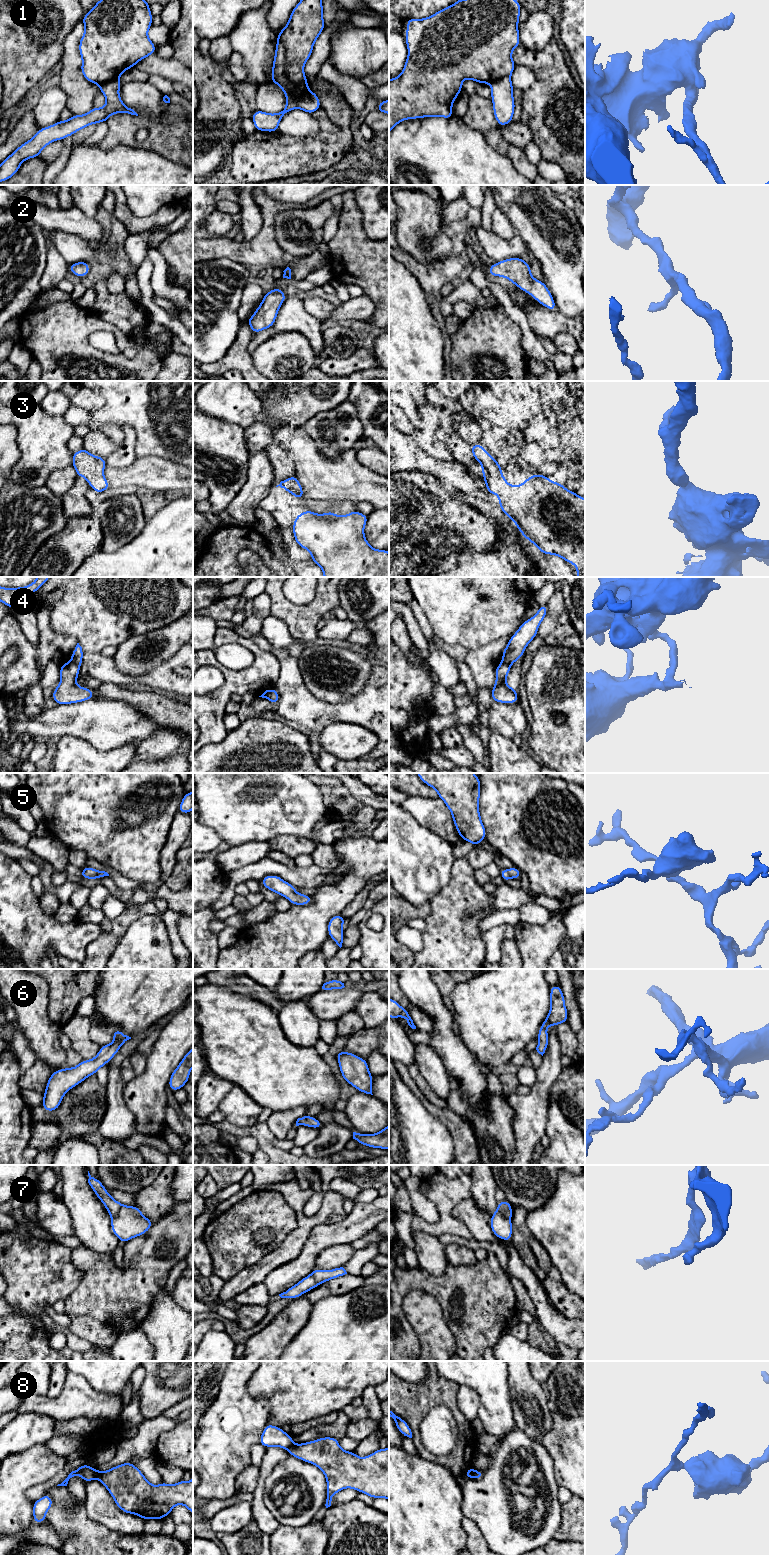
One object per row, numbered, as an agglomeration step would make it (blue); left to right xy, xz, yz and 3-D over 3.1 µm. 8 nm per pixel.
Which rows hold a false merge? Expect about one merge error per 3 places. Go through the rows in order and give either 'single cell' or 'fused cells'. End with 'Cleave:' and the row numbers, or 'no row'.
1: fused cells
2: single cell
3: single cell
4: fused cells
5: single cell
6: single cell
7: fused cells
8: fused cells
Cleave: 1, 4, 7, 8

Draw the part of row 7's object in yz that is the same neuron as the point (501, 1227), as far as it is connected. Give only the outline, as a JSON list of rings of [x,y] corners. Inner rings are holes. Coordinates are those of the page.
[[[496,1210],[493,1213],[490,1219],[490,1227],[496,1237],[504,1241],[511,1241],[512,1222],[510,1219],[505,1218],[502,1212],[500,1212],[499,1210]]]

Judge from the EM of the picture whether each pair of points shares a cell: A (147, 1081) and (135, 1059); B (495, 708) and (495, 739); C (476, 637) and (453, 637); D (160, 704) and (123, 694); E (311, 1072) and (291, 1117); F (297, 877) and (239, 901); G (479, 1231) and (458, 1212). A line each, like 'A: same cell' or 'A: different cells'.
A: different cells
B: different cells
C: same cell
D: same cell
E: different cells
F: different cells
G: same cell

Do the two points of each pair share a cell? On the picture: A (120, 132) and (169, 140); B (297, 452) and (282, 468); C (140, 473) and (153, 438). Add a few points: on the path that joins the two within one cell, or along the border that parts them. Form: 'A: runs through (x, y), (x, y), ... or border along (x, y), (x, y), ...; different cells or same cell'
A: runs through (132, 141), (136, 144), (149, 144), (157, 140); same cell
B: border along (277, 440), (290, 456), (295, 474); different cells
C: border along (137, 457), (158, 456), (170, 460); different cells

